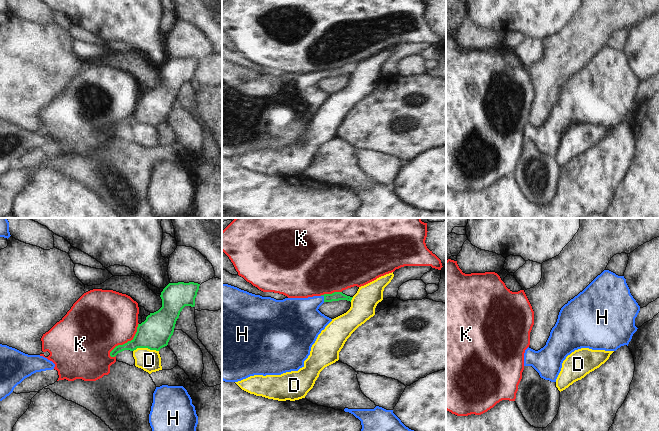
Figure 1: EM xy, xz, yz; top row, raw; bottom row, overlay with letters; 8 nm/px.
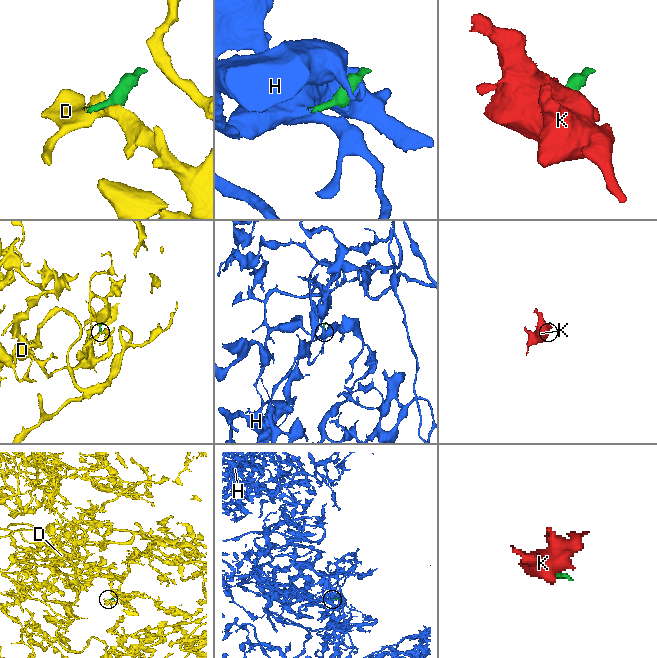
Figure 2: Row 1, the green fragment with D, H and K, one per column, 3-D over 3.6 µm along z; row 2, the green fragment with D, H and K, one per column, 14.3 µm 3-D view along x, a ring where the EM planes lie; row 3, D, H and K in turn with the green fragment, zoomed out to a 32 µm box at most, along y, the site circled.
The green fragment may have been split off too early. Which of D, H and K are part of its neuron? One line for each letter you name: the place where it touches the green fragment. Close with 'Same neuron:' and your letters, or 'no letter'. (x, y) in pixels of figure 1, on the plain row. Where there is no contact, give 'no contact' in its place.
H: xz (324, 74)
Same neuron: H

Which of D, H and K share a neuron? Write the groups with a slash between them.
D / H / K

